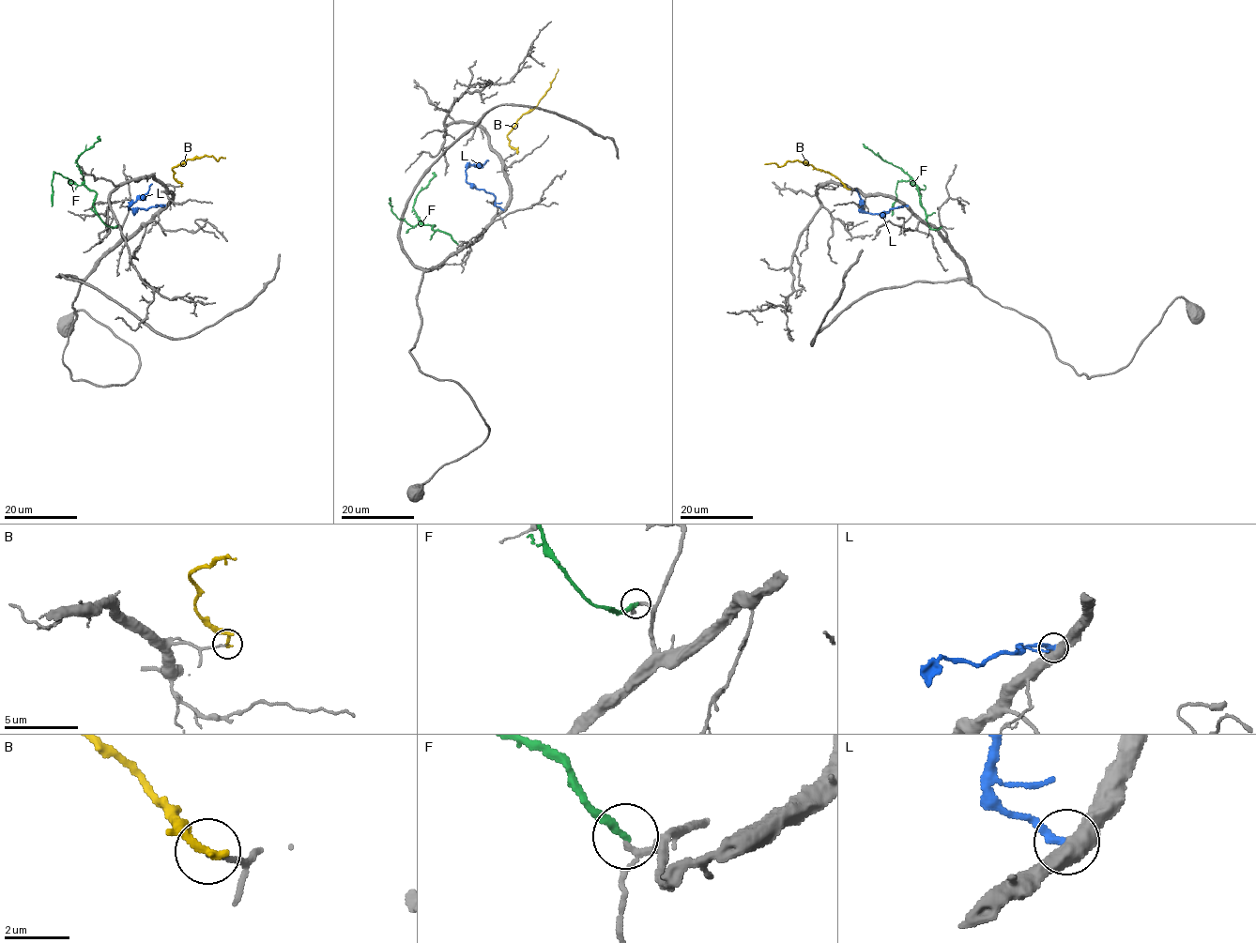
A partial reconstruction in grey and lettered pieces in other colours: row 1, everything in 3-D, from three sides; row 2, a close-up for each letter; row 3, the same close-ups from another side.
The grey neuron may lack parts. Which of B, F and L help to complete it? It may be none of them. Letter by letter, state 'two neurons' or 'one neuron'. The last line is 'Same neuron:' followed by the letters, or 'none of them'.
B: two neurons
F: one neuron
L: two neurons
Same neuron: F

